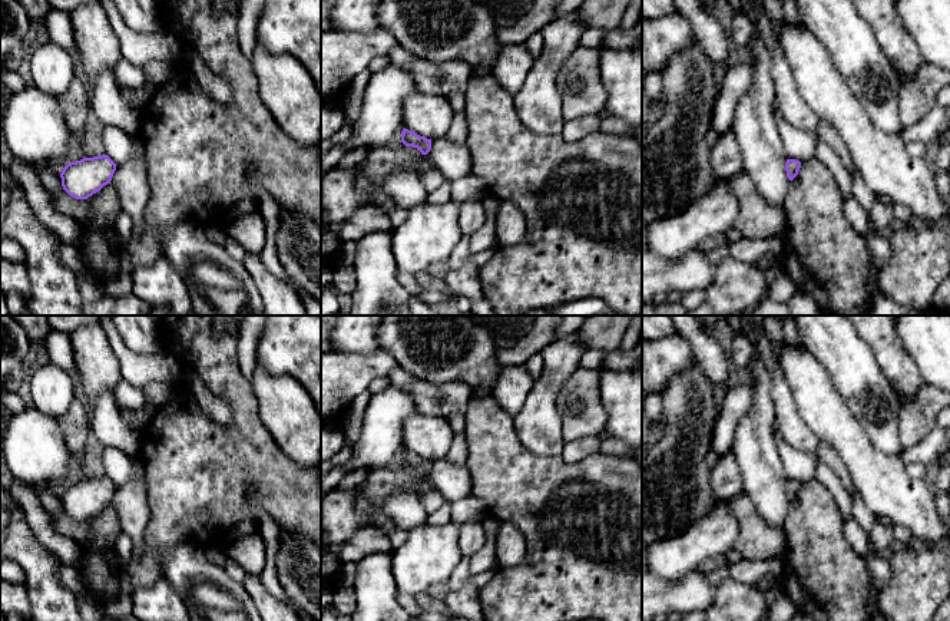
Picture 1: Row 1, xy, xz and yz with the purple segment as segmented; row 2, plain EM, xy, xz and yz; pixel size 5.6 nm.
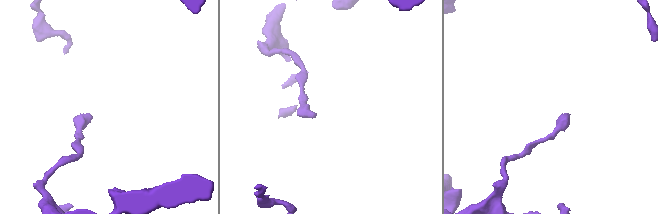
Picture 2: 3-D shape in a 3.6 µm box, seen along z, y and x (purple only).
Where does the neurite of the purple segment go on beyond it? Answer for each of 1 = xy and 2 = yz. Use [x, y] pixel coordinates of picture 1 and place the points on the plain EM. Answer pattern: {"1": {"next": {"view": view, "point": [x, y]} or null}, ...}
{"1": {"next": null}, "2": {"next": null}}

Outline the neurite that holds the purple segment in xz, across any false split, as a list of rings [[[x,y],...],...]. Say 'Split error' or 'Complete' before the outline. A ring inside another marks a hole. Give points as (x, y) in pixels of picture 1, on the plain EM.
Complete. [[[406,449],[401,453],[401,463],[406,468],[417,469],[423,476],[427,476],[431,470],[431,460],[420,458]]]

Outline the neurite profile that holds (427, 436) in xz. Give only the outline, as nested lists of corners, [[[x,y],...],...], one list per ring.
[[[411,414],[404,422],[403,449],[427,460],[443,459],[450,450],[453,436],[446,417]]]

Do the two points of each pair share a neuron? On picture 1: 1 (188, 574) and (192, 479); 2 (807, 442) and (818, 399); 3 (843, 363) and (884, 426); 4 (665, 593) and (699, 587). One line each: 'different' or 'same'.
1: different
2: different
3: same
4: same

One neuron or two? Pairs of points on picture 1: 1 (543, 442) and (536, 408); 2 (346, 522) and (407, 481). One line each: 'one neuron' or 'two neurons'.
1: one neuron
2: one neuron

